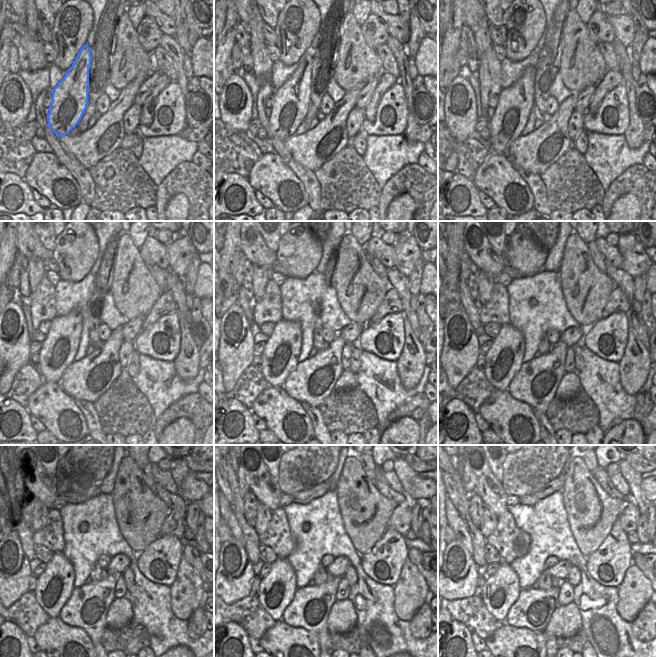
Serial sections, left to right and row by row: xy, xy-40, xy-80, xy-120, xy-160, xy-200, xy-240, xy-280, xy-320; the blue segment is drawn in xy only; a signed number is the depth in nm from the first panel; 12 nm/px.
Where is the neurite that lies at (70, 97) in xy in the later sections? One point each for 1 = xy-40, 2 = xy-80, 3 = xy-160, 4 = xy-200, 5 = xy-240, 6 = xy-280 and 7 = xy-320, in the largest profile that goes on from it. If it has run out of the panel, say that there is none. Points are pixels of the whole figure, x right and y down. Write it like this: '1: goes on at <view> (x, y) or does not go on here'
1: goes on at xy-40 (292, 100)
2: goes on at xy-80 (515, 103)
3: goes on at xy-160 (279, 358)
4: goes on at xy-200 (503, 360)
5: goes on at xy-240 (54, 586)
6: goes on at xy-280 (277, 589)
7: goes on at xy-320 (501, 590)

